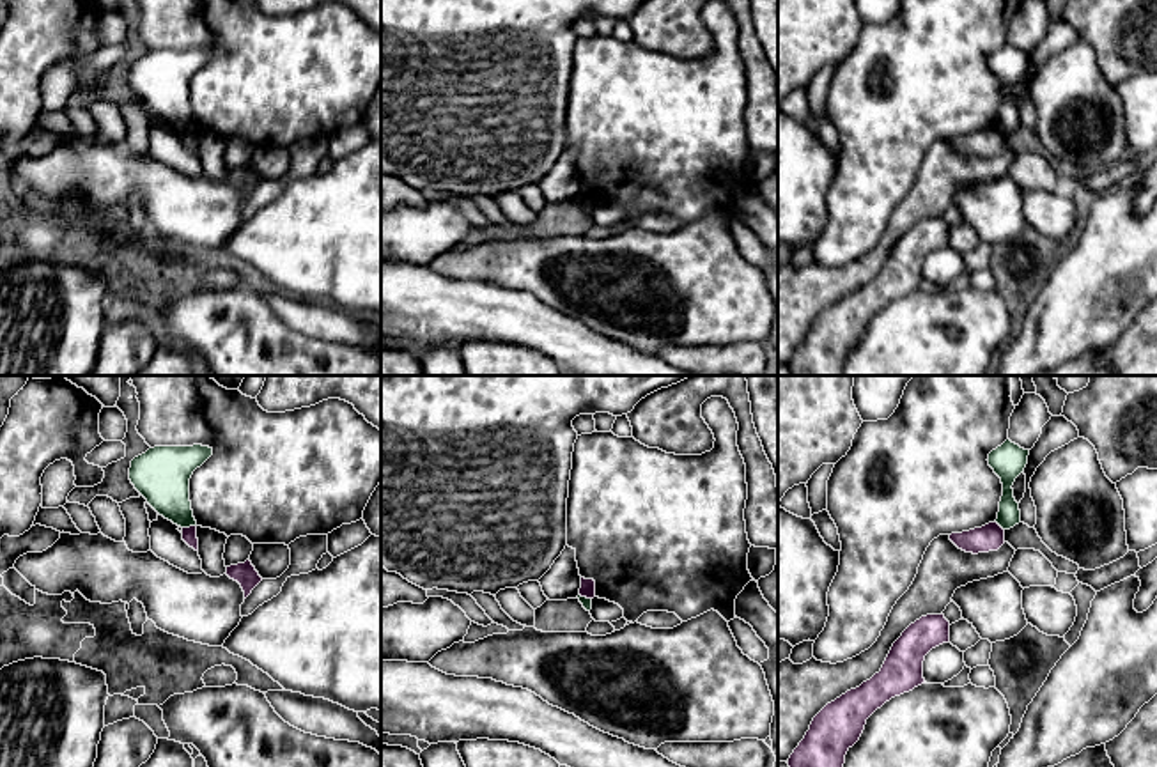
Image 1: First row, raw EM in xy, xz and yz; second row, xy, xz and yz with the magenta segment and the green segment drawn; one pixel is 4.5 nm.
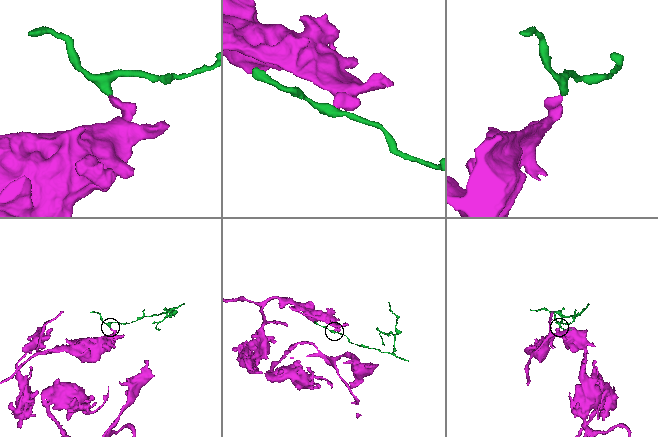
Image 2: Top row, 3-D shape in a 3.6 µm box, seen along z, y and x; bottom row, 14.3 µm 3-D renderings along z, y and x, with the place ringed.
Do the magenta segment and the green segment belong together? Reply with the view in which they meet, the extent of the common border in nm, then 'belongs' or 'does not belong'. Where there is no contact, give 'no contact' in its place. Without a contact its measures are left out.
meets magenta in xy; contact 70 nm long; does not belong

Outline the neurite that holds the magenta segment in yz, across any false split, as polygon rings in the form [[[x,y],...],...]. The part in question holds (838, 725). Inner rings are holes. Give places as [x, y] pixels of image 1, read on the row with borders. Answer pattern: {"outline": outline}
{"outline": [[[927,615],[893,643],[882,668],[859,687],[827,703],[811,721],[788,767],[843,767],[847,751],[859,740],[866,719],[886,701],[925,684],[925,655],[950,641],[944,615]]]}

